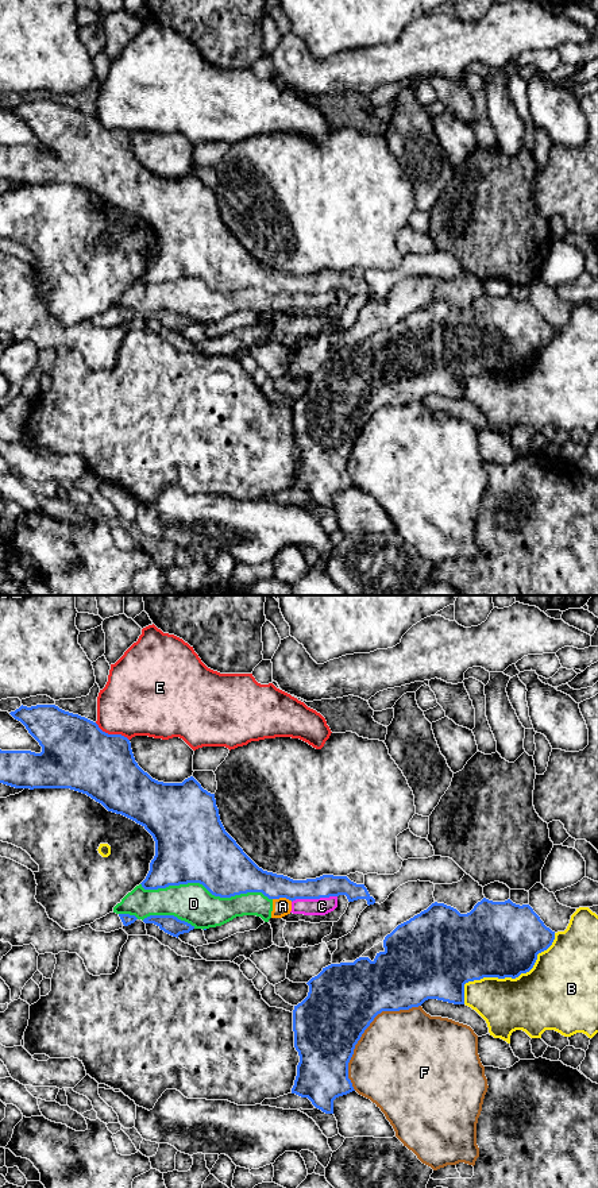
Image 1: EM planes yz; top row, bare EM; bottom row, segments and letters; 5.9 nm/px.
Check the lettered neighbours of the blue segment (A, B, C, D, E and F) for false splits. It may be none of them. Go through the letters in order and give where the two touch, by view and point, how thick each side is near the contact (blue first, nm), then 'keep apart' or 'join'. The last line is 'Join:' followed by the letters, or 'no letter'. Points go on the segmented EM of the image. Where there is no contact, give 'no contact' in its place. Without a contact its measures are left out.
A: yz (282, 897) | 190/110 nm | keep apart
B: yz (506, 976) | 460/380 nm | keep apart
C: yz (313, 898) | 150/100 nm | keep apart
D: yz (205, 887) | 420/240 nm | keep apart
E: yz (112, 735) | 420/420 nm | keep apart
F: yz (363, 1032) | 420/500 nm | keep apart
Join: no letter

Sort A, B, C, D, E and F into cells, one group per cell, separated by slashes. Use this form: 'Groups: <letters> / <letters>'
Groups: A C D / B / E / F

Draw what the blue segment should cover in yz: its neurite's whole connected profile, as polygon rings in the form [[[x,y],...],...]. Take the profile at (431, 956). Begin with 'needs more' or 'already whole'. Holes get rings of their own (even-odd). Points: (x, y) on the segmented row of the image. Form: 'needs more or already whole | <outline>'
already whole | [[[483,898],[470,913],[460,914],[444,903],[432,903],[387,934],[383,940],[385,950],[377,953],[373,961],[359,957],[354,963],[331,964],[306,983],[308,996],[293,1010],[294,1048],[300,1062],[292,1094],[308,1098],[325,1114],[333,1114],[333,1100],[355,1091],[348,1079],[348,1062],[355,1045],[378,1014],[418,1007],[428,999],[464,1004],[466,983],[483,977],[516,979],[533,968],[537,954],[547,950],[553,940],[555,932],[544,925],[529,904]]]

